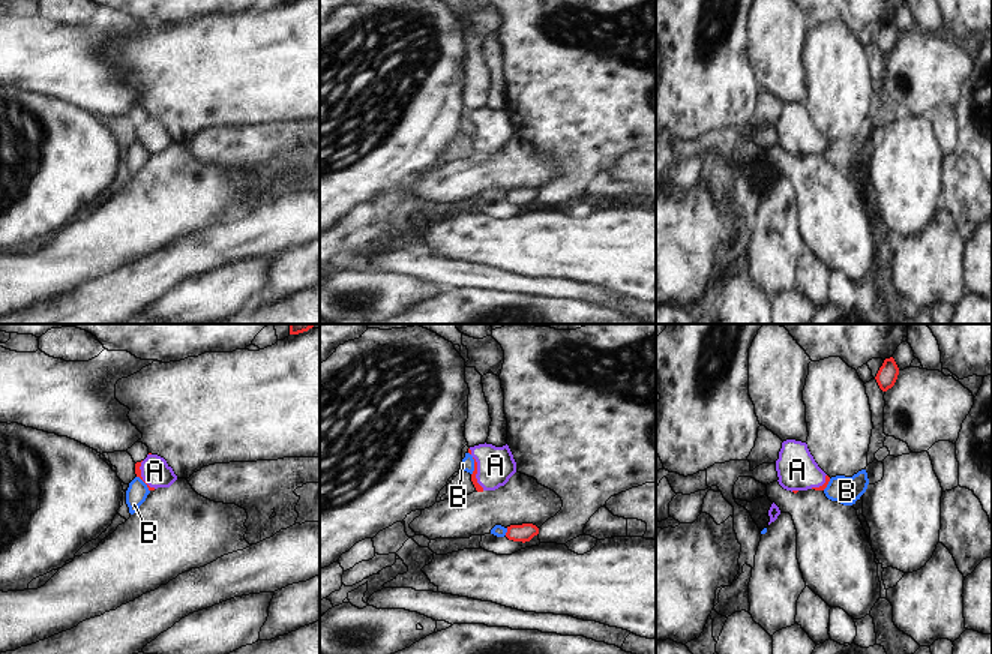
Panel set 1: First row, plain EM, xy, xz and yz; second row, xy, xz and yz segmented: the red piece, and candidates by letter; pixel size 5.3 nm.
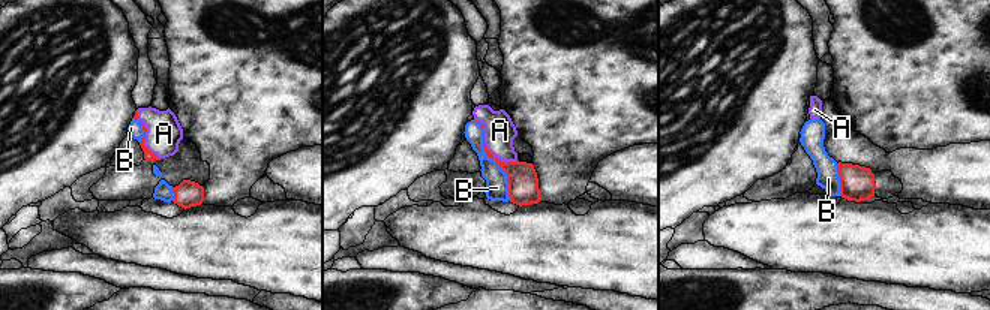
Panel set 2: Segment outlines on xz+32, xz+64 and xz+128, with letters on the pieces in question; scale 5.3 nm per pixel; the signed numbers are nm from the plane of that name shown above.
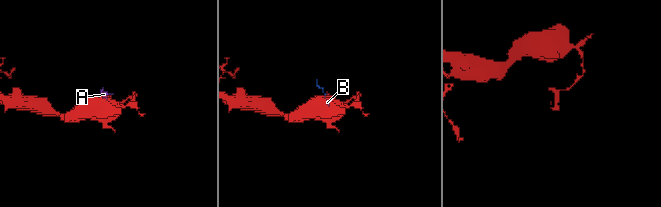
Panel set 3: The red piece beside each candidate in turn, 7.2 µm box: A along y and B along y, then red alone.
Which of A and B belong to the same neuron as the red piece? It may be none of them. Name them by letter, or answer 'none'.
A.

